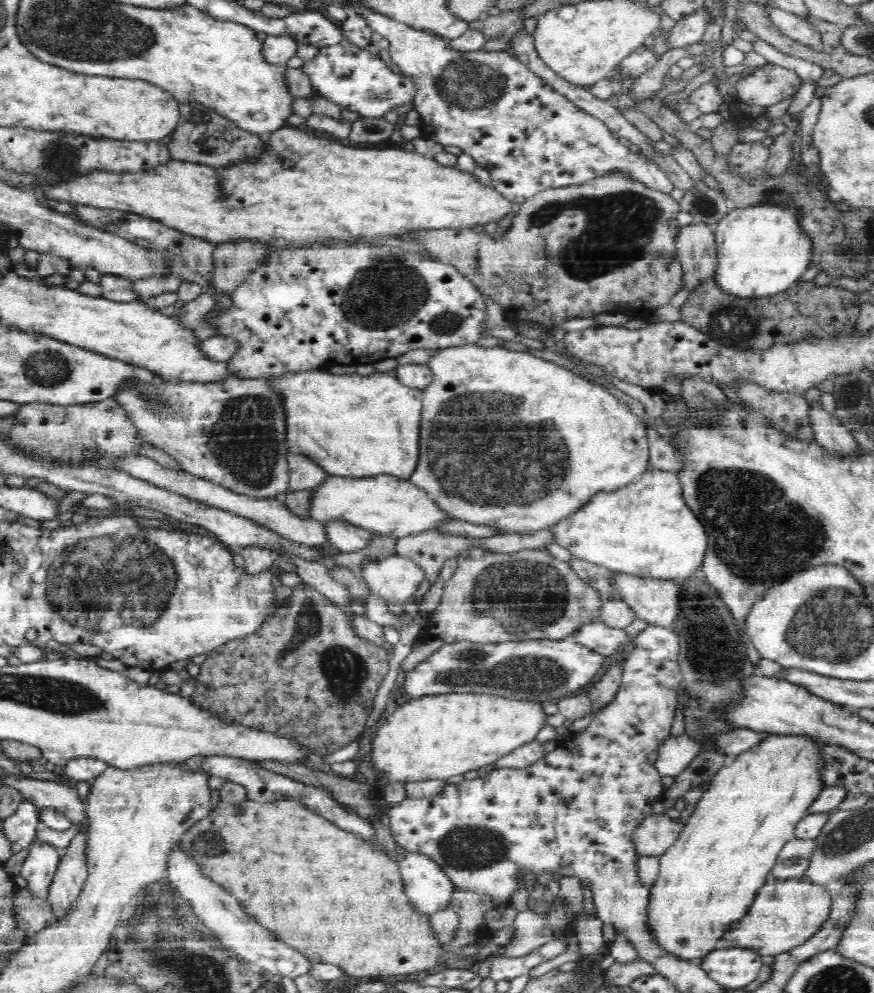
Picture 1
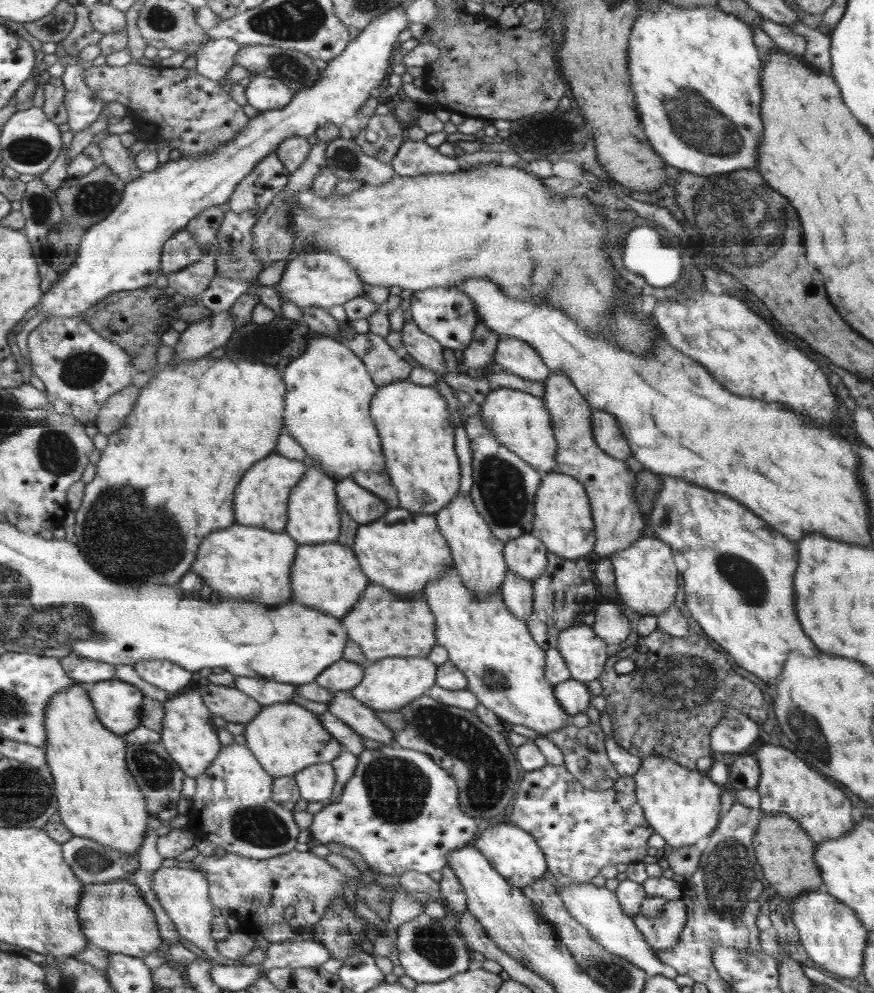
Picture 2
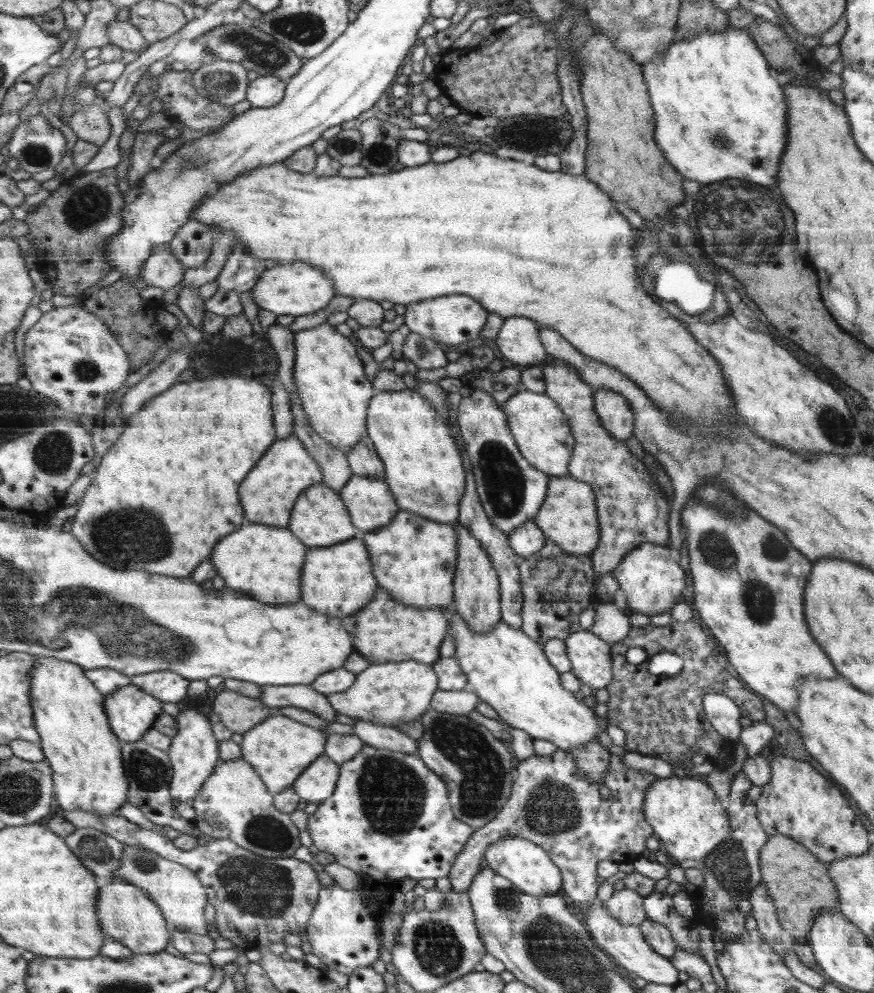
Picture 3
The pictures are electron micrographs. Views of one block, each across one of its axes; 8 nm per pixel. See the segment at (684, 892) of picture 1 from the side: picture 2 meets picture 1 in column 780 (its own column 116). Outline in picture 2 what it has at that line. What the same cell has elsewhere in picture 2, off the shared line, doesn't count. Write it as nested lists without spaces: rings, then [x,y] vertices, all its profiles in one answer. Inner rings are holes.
[[[80,682],[73,684],[69,689],[59,692],[51,700],[47,710],[48,745],[47,756],[57,782],[59,796],[59,817],[68,829],[78,836],[93,838],[100,844],[116,849],[121,853],[128,853],[139,857],[143,844],[146,843],[148,818],[151,812],[148,809],[146,795],[128,765],[127,740],[122,735],[112,732],[99,717],[98,709],[92,700],[89,685]]]

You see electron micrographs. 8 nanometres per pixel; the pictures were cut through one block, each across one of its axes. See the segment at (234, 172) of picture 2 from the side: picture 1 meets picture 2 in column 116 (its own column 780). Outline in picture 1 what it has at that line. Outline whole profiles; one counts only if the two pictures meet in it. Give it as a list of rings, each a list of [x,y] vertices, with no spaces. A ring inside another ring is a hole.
[[[762,205],[743,209],[732,208],[715,226],[714,243],[717,268],[713,280],[723,294],[737,300],[768,300],[799,282],[811,266],[810,239],[800,229],[796,215],[784,207]]]

